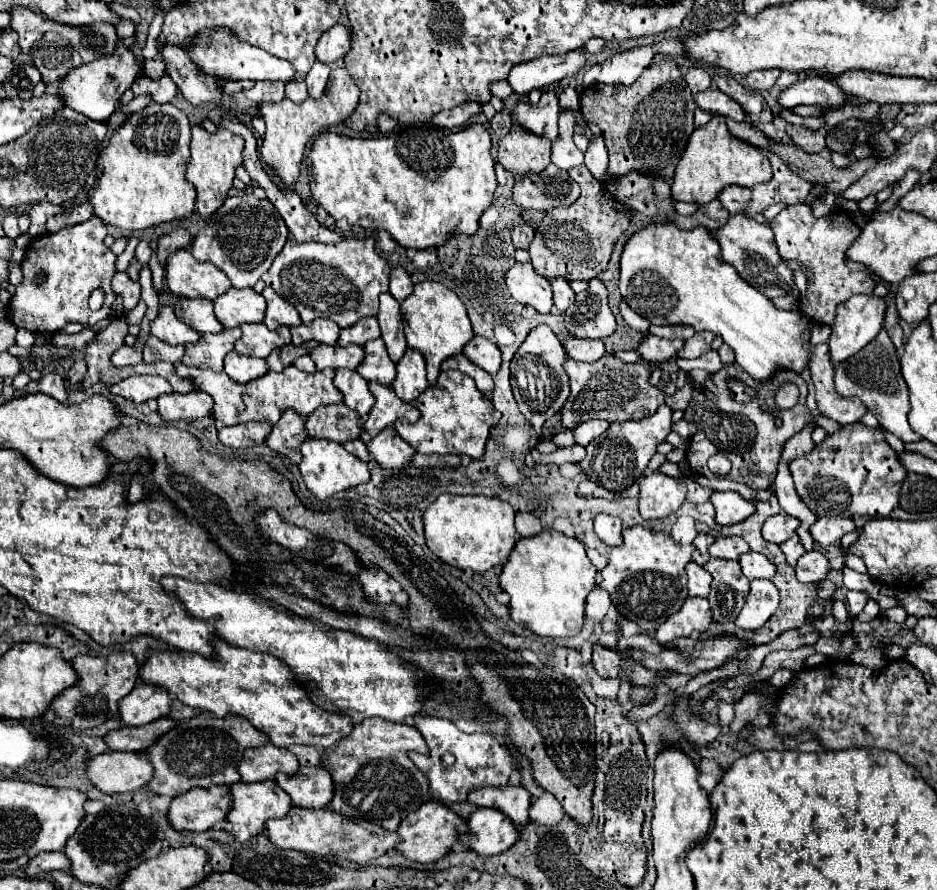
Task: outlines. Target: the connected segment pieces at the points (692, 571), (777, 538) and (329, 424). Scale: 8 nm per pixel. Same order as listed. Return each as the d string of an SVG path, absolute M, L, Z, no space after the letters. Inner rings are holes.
M695 561L687 563L685 571L687 571L687 577L689 577L689 583L687 583L689 597L707 597L709 585L711 585L711 575L701 565L697 565Z
M777 513L777 515L771 515L765 525L763 525L763 537L771 543L783 543L787 541L789 537L795 535L797 527L801 525L801 521L797 517L791 517L787 513Z
M341 403L341 405L317 407L317 411L313 411L307 417L305 425L307 425L309 437L347 443L349 439L361 437L361 433L365 431L363 421L365 419L361 419L357 411L349 411L349 407Z

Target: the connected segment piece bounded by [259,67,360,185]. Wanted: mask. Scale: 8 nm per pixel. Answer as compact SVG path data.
M339 67L333 71L333 81L329 81L329 87L325 89L325 95L321 99L307 97L301 103L295 103L291 99L281 99L279 103L261 103L259 111L267 123L267 131L263 135L261 143L261 157L265 163L275 167L277 175L283 179L285 185L291 185L299 177L299 165L303 151L307 143L313 141L313 137L323 131L329 125L343 123L359 103L360 90L349 71L345 67Z

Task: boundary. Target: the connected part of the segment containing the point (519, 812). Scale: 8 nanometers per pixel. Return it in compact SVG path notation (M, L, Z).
M505 785L505 787L471 791L469 803L477 807L491 807L505 813L517 829L523 829L529 823L531 793L525 791L521 785L515 785L515 787Z

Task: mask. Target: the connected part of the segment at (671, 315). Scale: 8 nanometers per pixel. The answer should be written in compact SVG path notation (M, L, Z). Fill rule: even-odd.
M653 223L653 225L645 227L645 229L641 229L639 233L635 233L635 235L627 241L627 245L625 245L625 249L623 249L623 255L621 255L619 291L621 291L623 299L627 301L627 305L629 305L633 311L637 311L641 317L649 319L653 325L685 323L685 325L695 327L697 331L711 331L711 333L715 333L715 335L721 335L721 337L725 339L725 343L733 349L735 361L737 361L753 379L757 379L757 381L767 381L777 369L791 369L791 371L795 371L795 373L801 373L801 371L807 367L807 361L809 361L809 345L807 345L809 335L805 335L805 331L807 331L807 327L809 327L809 319L807 319L801 311L797 311L797 309L795 309L795 311L775 309L773 303L771 303L771 299L767 299L767 297L761 295L757 289L753 289L749 283L745 283L745 281L737 275L737 271L735 271L729 263L725 263L725 261L721 259L719 243L715 241L715 237L713 237L705 227L695 227L693 231L681 231L681 229L677 229L673 223Z

